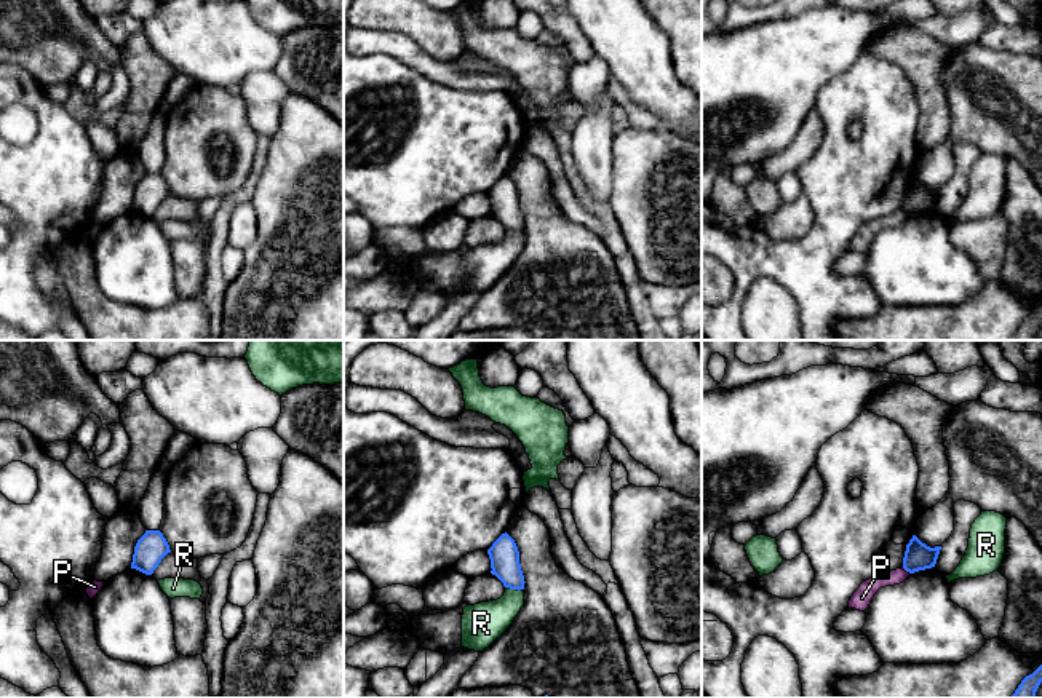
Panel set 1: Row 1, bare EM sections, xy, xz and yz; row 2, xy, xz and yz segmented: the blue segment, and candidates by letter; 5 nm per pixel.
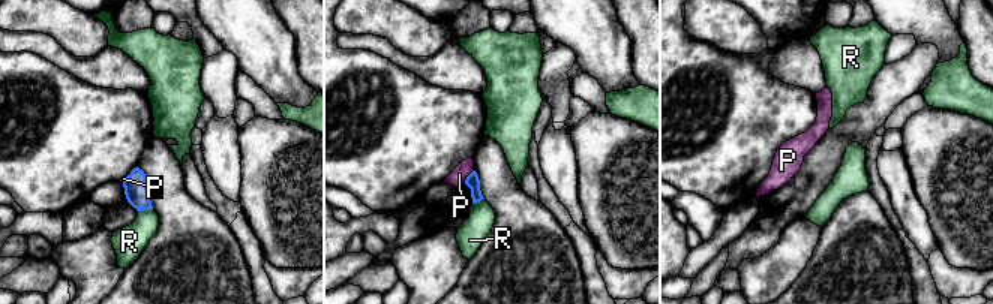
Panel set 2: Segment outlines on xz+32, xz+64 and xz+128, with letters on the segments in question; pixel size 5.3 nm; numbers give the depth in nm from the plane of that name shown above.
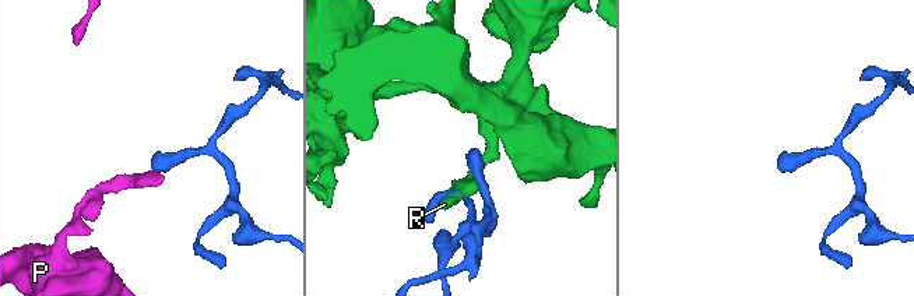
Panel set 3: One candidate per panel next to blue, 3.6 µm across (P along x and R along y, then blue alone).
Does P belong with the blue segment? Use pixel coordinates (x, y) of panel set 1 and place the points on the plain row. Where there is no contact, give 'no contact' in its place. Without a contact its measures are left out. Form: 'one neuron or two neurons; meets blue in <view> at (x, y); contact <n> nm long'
two neurons; meets blue in yz at (906, 213); contact 60 nm long

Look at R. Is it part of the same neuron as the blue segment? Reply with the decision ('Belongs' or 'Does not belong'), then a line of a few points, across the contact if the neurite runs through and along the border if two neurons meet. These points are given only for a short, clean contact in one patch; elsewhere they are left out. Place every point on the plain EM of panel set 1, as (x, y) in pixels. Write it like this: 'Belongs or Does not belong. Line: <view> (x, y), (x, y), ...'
Does not belong. Line: xz (507, 229), (521, 232)

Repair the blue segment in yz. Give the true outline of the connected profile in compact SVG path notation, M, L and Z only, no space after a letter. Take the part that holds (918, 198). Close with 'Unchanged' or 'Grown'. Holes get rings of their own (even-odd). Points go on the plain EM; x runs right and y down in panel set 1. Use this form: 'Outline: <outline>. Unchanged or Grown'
Outline: M916 177L906 187L903 211L909 216L932 211L937 206L941 188L930 190L922 185Z. Unchanged

